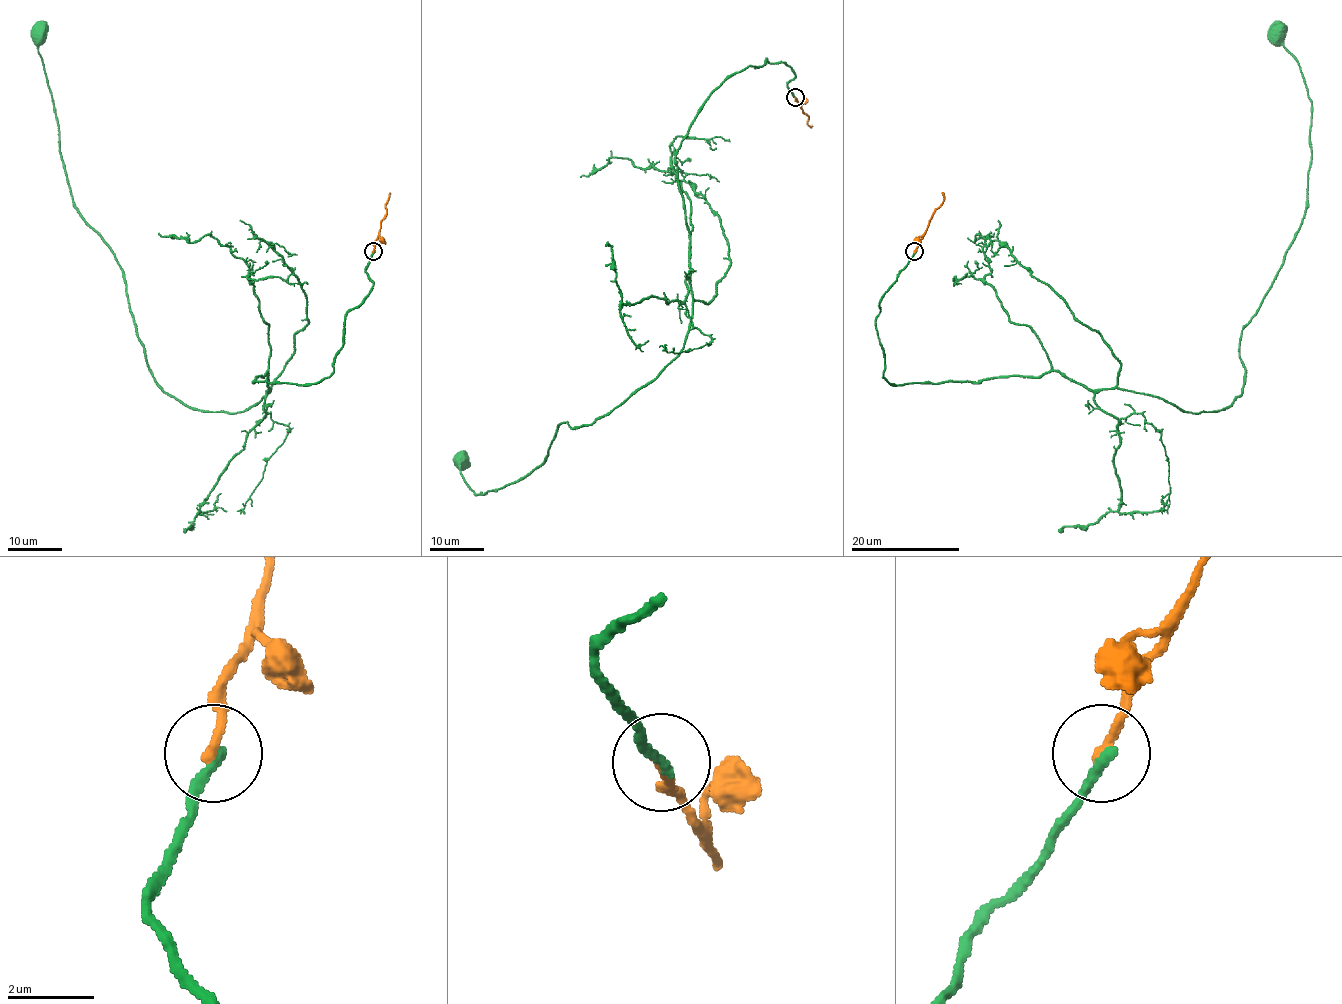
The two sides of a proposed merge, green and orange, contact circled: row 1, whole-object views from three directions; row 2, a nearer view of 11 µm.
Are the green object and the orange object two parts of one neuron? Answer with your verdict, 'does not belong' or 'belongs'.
does not belong

